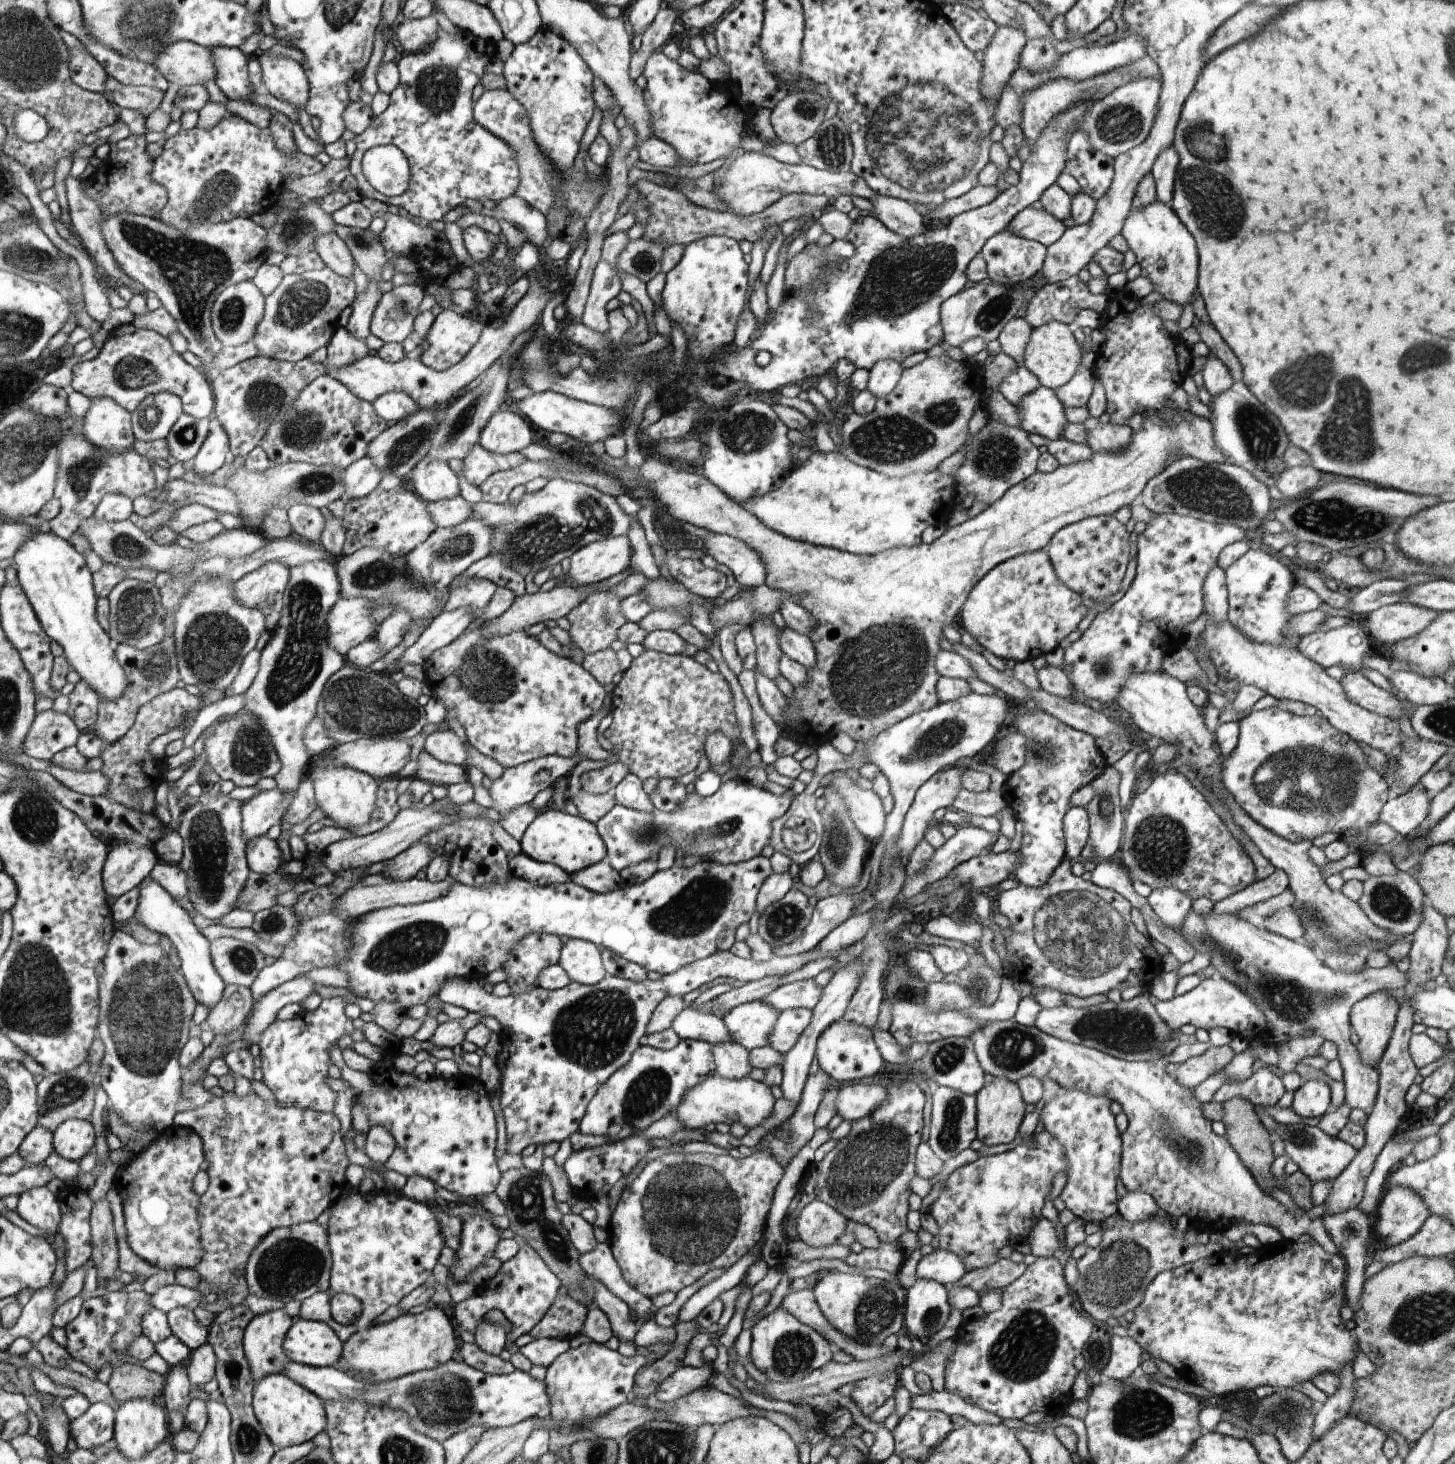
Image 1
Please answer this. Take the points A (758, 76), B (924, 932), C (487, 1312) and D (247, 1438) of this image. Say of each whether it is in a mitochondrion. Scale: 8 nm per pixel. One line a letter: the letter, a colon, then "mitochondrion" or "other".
A: other
B: other
C: other
D: mitochondrion

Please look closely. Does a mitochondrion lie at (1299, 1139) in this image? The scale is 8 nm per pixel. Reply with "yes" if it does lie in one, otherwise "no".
yes

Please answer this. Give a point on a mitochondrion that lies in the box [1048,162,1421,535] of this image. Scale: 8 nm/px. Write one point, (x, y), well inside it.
(1300, 387)

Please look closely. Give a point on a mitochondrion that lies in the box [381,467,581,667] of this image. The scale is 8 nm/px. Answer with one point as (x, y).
(455, 548)

